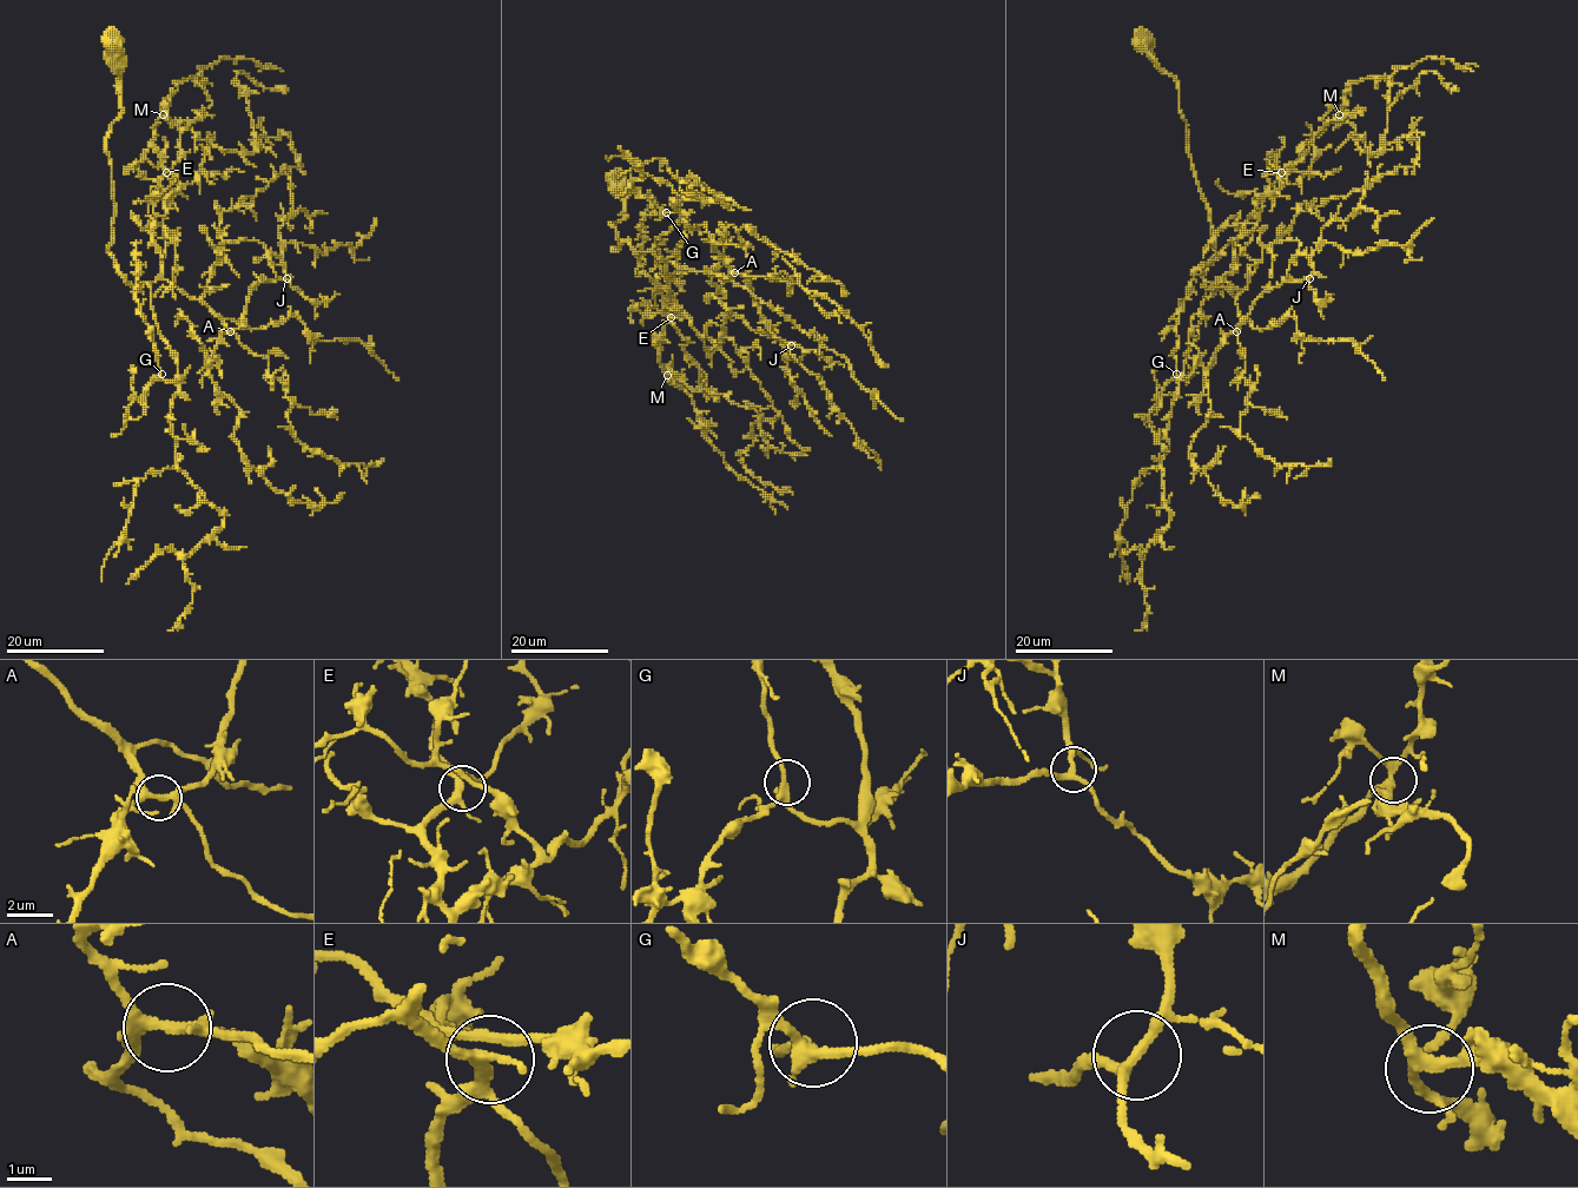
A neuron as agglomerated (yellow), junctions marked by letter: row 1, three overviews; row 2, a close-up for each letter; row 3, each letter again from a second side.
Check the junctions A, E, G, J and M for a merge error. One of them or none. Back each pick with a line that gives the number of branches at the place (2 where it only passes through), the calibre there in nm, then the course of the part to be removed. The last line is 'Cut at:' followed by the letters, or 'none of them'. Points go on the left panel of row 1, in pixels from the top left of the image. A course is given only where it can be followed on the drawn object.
Cut at: none of them

